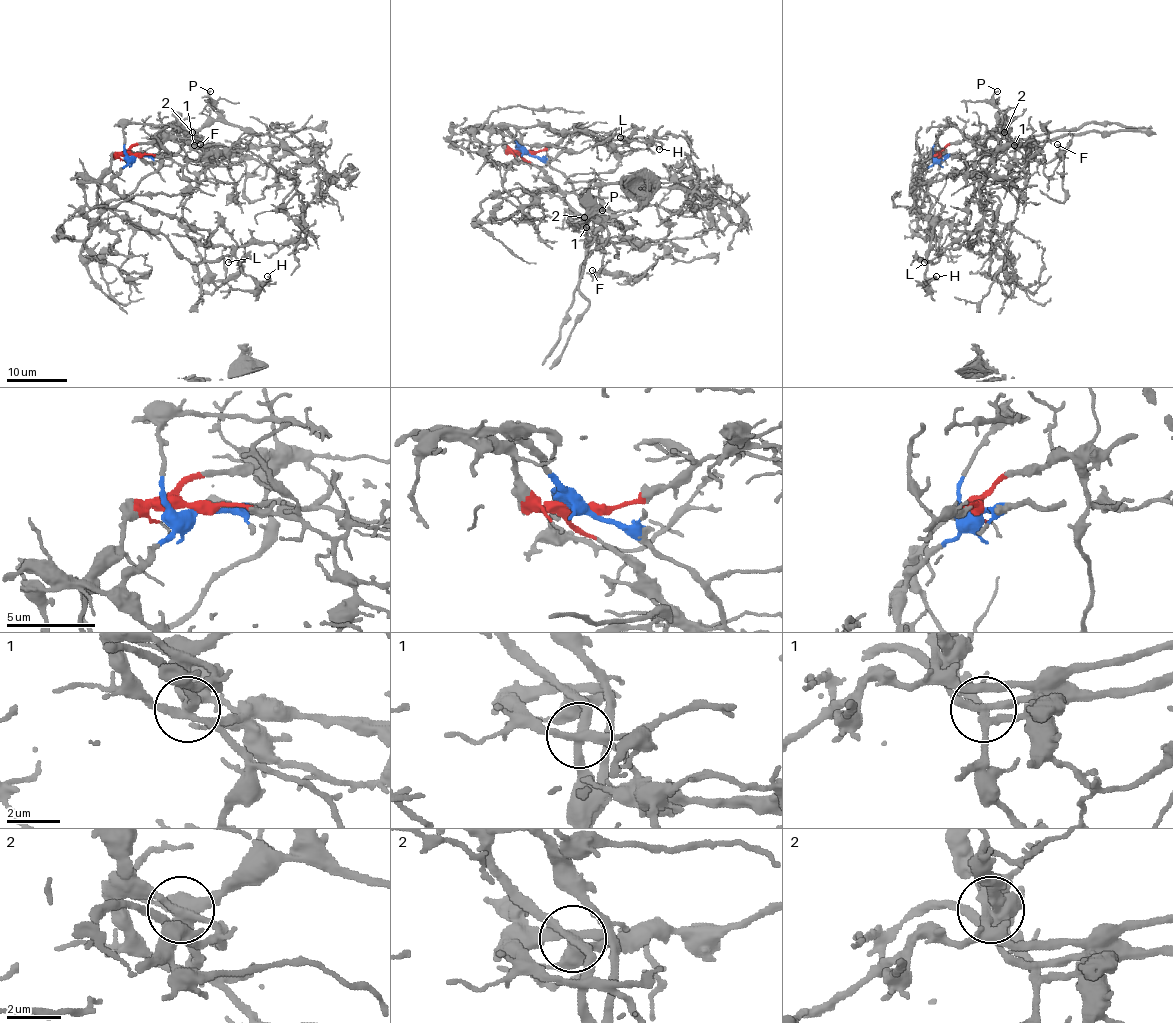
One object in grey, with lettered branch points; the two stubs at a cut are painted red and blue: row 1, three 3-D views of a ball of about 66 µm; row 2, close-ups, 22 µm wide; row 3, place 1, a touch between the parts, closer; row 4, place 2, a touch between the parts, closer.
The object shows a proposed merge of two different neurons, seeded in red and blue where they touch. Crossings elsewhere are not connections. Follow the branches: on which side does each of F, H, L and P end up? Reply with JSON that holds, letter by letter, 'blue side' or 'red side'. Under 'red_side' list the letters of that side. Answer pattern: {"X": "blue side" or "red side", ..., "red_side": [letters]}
{"F": "red side", "H": "blue side", "L": "blue side", "P": "red side", "red_side": ["F", "P"]}

